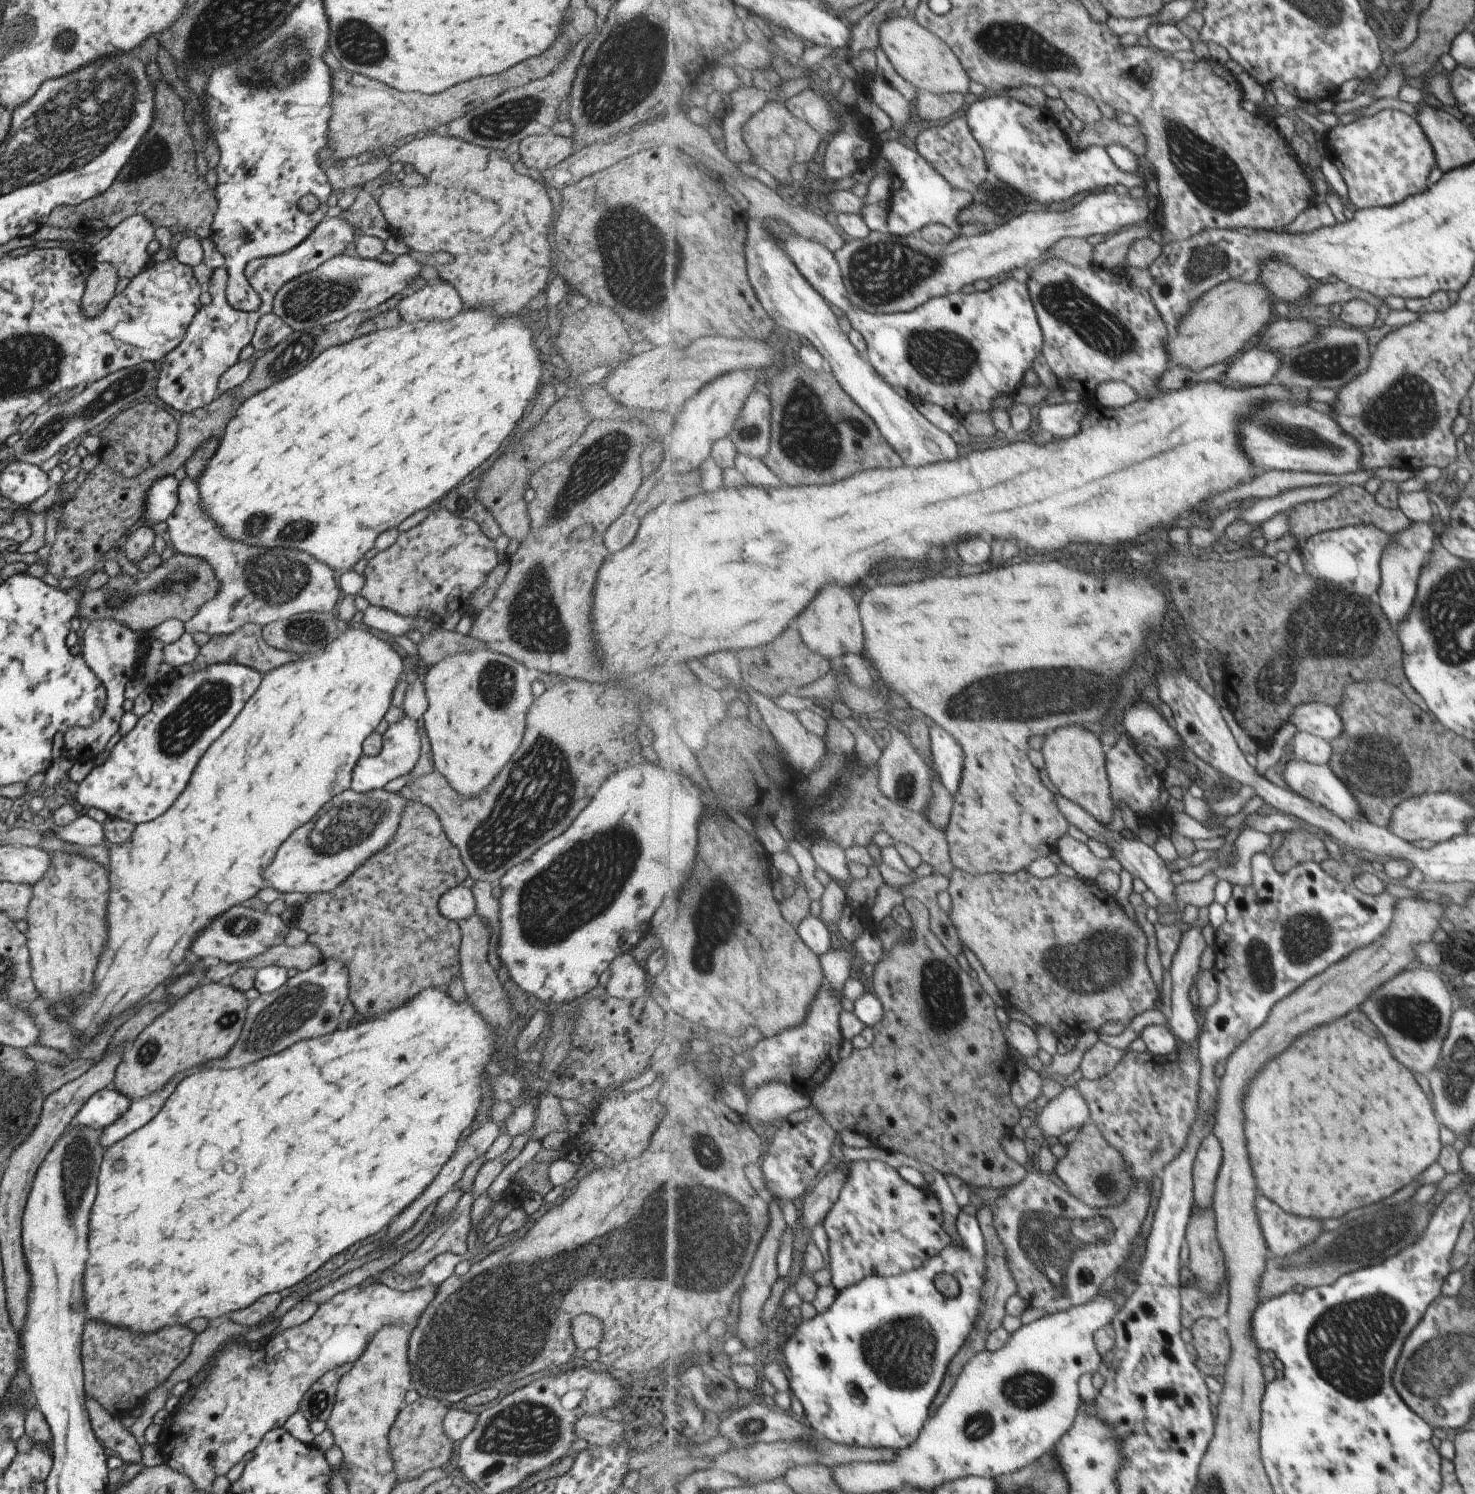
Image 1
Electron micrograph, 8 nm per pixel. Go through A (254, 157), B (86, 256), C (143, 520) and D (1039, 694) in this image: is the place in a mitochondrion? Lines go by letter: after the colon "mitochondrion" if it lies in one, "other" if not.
A: other
B: other
C: other
D: mitochondrion

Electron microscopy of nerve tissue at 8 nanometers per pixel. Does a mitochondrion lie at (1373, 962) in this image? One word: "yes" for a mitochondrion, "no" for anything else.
no

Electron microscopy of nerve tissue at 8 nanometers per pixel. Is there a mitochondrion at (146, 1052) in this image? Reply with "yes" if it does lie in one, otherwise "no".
yes

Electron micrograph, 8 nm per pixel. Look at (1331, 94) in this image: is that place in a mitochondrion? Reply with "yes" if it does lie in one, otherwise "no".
no

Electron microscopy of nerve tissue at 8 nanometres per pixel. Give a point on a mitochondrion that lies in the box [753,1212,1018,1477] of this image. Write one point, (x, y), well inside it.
(899, 1353)

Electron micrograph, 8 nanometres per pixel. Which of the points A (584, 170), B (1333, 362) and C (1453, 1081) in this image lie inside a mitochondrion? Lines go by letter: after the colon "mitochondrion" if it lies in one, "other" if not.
A: other
B: mitochondrion
C: mitochondrion

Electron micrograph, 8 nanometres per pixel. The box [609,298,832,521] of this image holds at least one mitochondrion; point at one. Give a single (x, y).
(751, 431)

